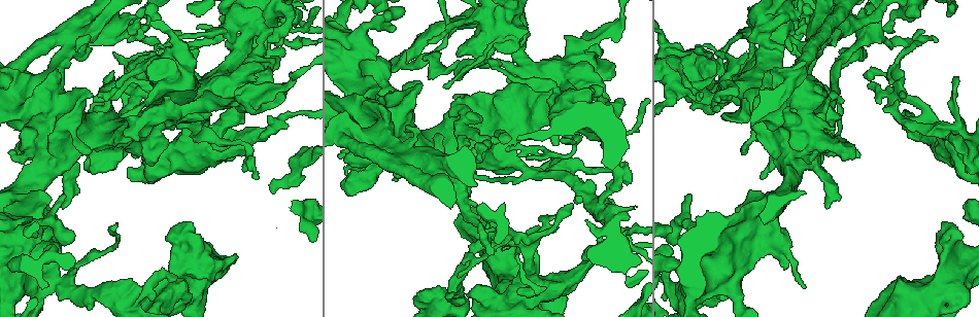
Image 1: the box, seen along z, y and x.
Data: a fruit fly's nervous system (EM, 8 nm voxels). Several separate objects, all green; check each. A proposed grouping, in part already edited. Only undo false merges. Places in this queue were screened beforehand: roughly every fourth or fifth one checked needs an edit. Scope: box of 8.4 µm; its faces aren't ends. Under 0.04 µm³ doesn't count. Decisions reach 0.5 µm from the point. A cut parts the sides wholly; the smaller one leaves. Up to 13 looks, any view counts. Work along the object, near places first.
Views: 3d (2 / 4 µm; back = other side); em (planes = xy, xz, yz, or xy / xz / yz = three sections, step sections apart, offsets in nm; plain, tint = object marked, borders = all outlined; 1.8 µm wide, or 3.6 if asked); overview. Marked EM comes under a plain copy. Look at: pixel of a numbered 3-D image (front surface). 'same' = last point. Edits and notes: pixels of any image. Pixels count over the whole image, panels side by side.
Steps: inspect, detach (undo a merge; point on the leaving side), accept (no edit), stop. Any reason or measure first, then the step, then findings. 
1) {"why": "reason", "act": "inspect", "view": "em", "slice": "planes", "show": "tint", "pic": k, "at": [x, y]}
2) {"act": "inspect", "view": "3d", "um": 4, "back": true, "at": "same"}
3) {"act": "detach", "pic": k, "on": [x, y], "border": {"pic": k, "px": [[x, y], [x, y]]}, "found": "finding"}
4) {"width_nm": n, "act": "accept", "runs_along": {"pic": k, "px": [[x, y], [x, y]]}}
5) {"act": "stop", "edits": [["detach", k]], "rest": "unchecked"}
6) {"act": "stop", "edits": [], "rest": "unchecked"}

{"why": "calibre changes", "act": "inspect", "view": "3d", "um": 4, "pic": 1, "at": [401, 129]}

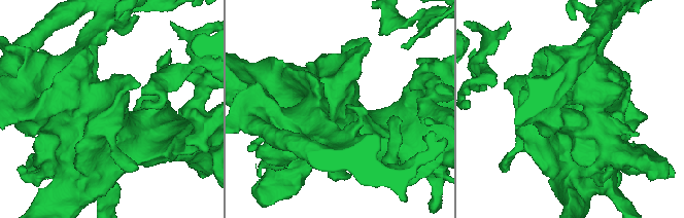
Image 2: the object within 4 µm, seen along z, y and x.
{"why": "need the tissue", "act": "inspect", "view": "em", "um": 3.6, "slice": "xy", "step": 16, "show": "tint", "pic": 2, "at": [341, 105]}

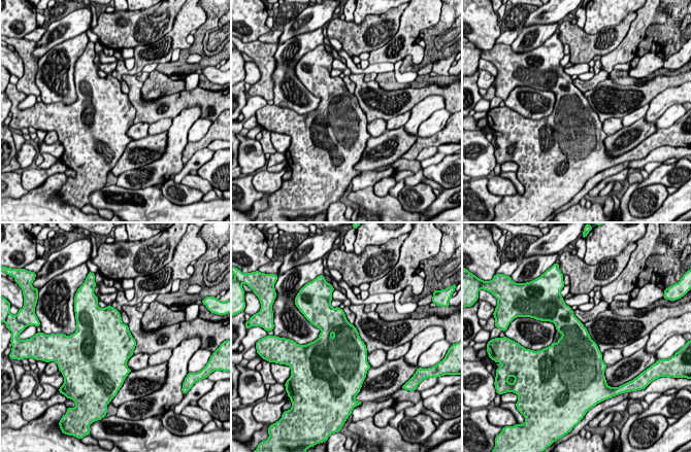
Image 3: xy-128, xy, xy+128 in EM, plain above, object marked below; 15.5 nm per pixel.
{"act": "accept", "found": "continuous, no second cell"}

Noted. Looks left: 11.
{"why": "sudden change in width", "act": "inspect", "view": "3d", "um": 4, "pic": 1, "at": [205, 93]}

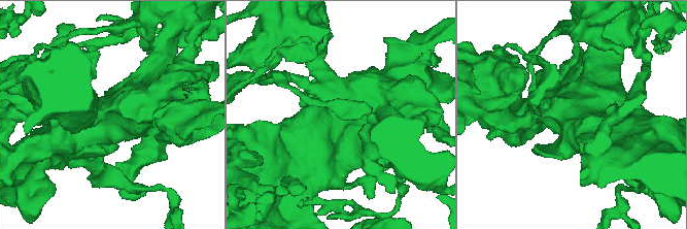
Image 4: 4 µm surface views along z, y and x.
{"act": "inspect", "view": "em", "um": 3.6, "slice": "planes", "show": "tint", "pic": 4, "at": [333, 116]}

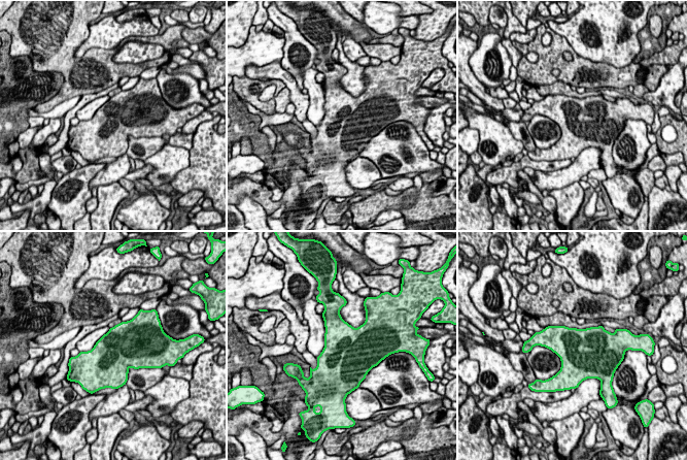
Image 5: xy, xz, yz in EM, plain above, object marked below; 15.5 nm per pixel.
{"width_nm": 700, "act": "accept", "found": "one cell here"}

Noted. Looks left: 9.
{"why": "four arms meet", "act": "inspect", "view": "em", "slice": "planes", "show": "tint", "pic": 1, "at": [86, 34]}

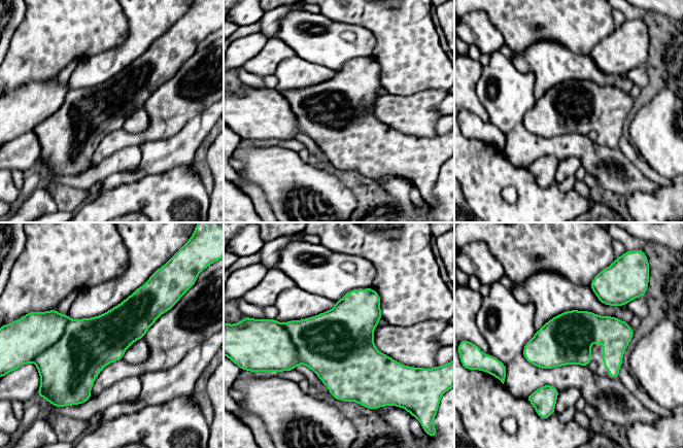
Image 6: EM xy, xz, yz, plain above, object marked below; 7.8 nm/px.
{"width_nm": 400, "act": "accept", "found": "continuous, no second cell"}

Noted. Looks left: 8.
{"why": "touches itself", "act": "inspect", "view": "em", "um": 3.6, "slice": "xz", "step": 16, "show": "tint", "pic": 1, "at": [479, 127]}

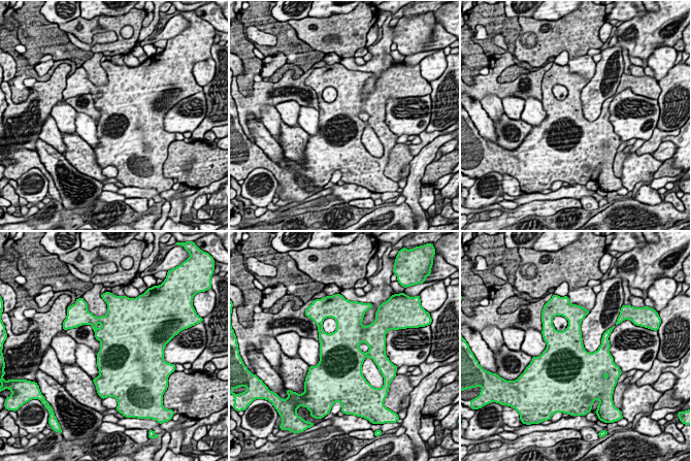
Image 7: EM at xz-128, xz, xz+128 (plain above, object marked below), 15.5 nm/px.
{"why": "another direction", "act": "inspect", "view": "em", "um": 3.6, "slice": "planes", "show": "tint", "at": "same"}

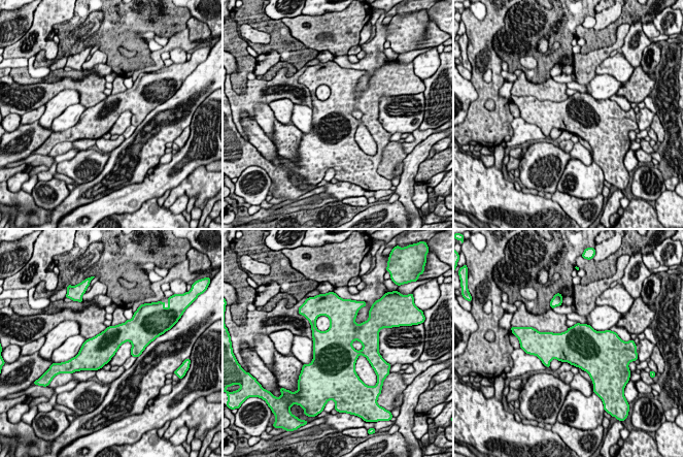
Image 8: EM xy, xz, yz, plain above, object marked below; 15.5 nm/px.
{"act": "accept", "found": "all the same cell"}

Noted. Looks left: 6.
{"why": "thick turns thin", "act": "inspect", "view": "em", "slice": "yz", "step": 8, "show": "tint", "pic": 1, "at": [170, 292]}

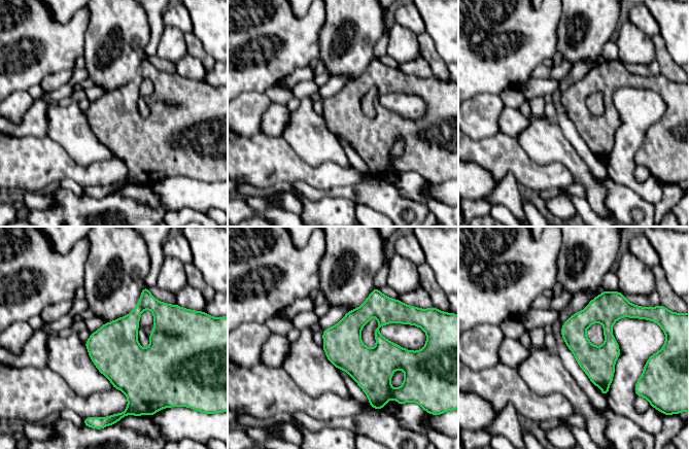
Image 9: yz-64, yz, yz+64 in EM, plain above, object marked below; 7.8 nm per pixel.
{"act": "accept", "runs_along": {"pic": 9, "px": [[611, 294], [608, 303], [605, 391]]}, "found": "all the same cell"}

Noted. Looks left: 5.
{"act": "stop", "edits": [], "rest": "unchecked"}

